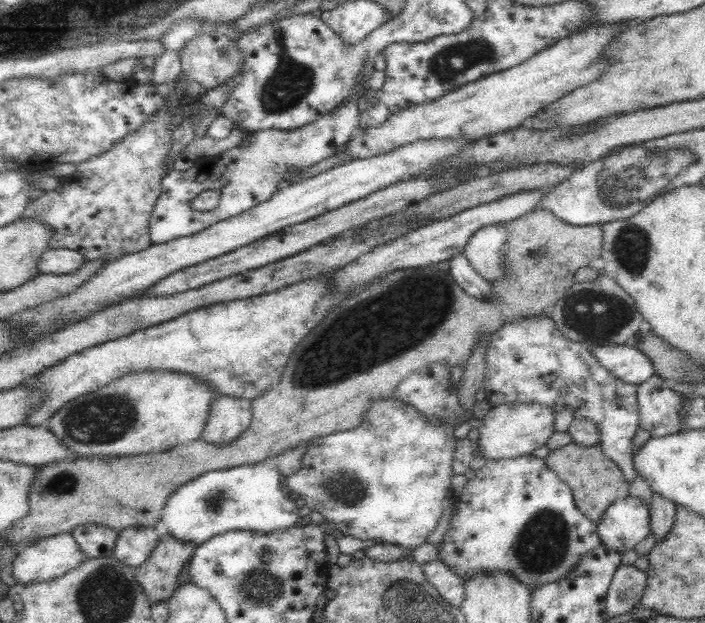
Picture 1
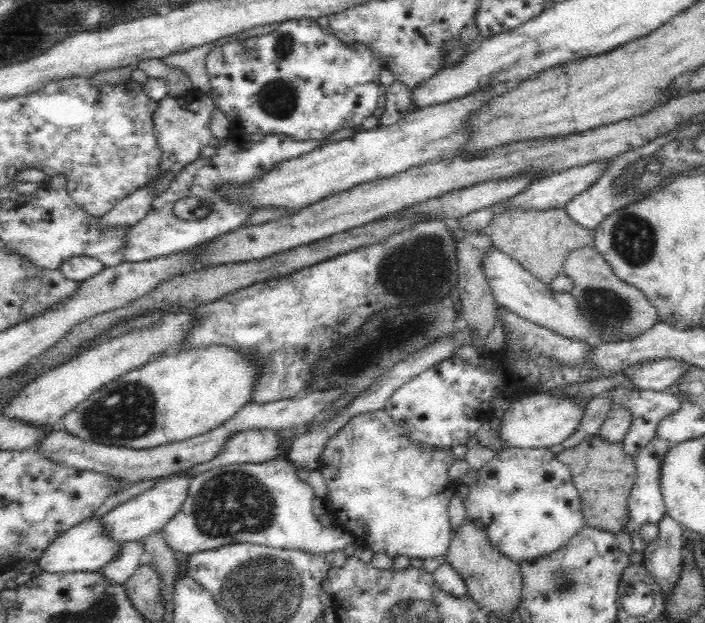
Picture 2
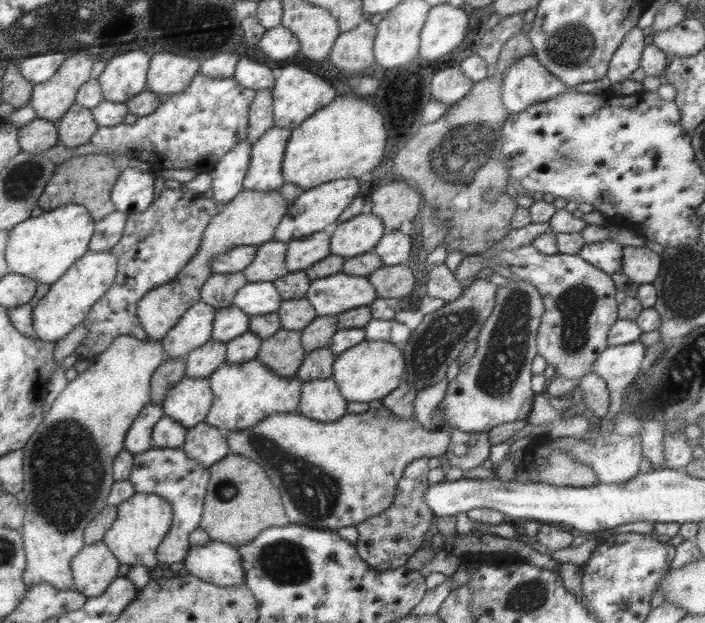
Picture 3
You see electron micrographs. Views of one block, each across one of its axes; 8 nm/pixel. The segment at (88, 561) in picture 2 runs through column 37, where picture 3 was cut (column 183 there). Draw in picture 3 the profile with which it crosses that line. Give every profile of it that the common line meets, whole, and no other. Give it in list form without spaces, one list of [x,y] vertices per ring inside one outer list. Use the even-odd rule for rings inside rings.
[[[209,540],[203,546],[191,546],[181,562],[184,572],[215,586],[235,586],[245,582],[238,551],[225,542]]]

